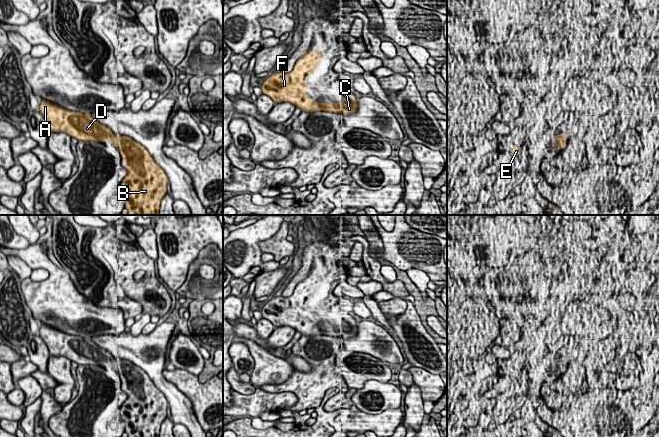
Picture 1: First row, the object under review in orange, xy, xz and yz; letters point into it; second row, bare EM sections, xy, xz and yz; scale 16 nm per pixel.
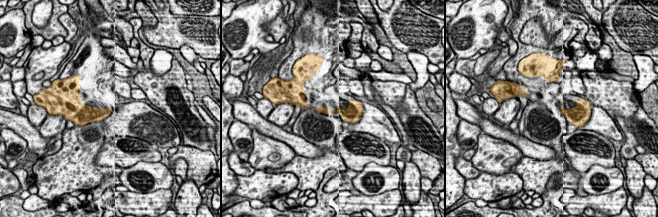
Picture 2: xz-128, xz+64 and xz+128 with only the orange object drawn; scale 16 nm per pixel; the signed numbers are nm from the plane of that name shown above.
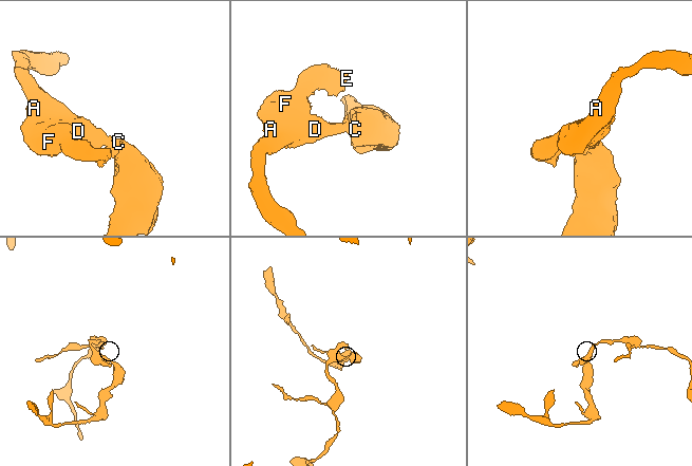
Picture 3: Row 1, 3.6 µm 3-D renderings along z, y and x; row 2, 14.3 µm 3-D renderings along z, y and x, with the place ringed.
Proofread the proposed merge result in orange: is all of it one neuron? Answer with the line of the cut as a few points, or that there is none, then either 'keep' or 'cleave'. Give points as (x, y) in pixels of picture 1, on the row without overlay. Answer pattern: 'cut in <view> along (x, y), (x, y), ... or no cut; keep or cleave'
no cut; keep

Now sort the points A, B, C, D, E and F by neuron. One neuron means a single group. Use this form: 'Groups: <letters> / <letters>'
Groups: A B C D E F

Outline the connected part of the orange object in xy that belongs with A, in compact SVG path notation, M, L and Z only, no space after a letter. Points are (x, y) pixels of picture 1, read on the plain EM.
M43 323L39 336L51 356L66 357L78 365L116 365L126 386L127 399L120 411L125 432L128 437L159 437L161 425L167 417L168 401L144 370L128 360L117 361L90 338L70 335Z

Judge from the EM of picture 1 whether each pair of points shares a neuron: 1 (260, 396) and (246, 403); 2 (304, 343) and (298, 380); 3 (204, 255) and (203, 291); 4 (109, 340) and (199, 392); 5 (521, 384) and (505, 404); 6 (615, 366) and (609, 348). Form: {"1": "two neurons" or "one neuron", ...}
{"1": "one neuron", "2": "one neuron", "3": "one neuron", "4": "two neurons", "5": "one neuron", "6": "two neurons"}

